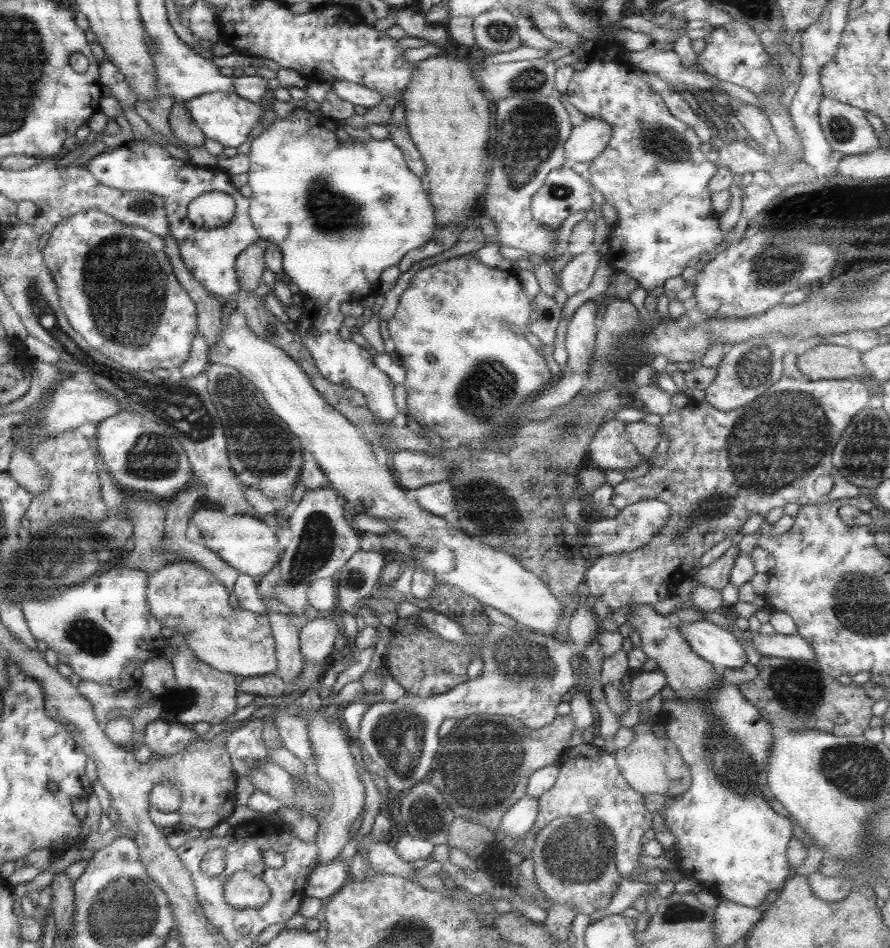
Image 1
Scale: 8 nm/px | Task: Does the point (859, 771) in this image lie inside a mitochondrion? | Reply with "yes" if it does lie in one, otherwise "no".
yes

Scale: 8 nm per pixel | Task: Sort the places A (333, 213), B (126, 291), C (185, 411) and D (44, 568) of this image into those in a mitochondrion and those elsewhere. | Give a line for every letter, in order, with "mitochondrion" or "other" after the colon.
A: mitochondrion
B: mitochondrion
C: mitochondrion
D: mitochondrion

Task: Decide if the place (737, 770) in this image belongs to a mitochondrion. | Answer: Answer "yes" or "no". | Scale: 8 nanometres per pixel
yes

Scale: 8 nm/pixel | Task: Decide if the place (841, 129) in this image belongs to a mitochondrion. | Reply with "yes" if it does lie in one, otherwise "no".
yes

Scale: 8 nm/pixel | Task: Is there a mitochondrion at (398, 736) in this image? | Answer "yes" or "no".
yes

